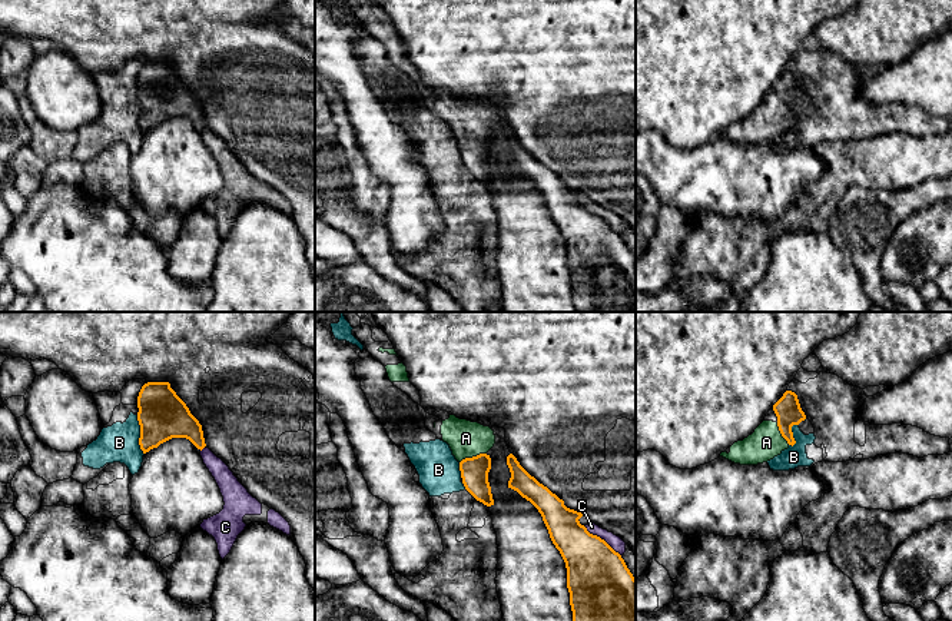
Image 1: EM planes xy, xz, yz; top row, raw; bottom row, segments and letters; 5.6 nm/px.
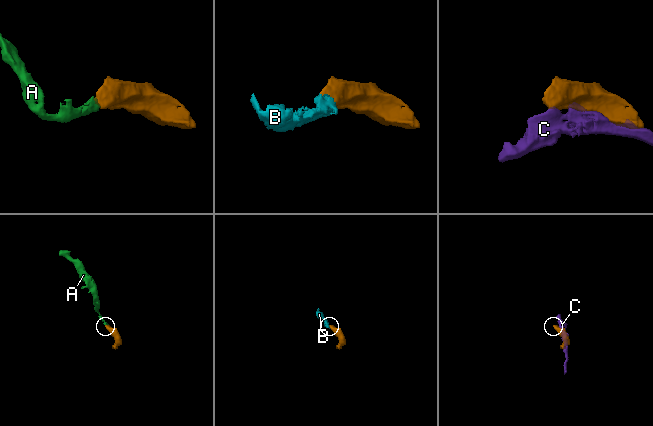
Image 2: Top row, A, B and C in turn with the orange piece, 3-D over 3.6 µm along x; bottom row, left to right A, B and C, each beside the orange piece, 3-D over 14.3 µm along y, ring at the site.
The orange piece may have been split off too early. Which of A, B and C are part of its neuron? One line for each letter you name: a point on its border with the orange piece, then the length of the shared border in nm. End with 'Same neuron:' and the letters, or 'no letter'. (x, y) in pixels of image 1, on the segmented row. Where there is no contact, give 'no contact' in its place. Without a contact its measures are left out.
A: xz (473, 457) | 160 nm
Same neuron: A

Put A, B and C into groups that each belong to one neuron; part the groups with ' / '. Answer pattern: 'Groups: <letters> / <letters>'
Groups: A / B / C

